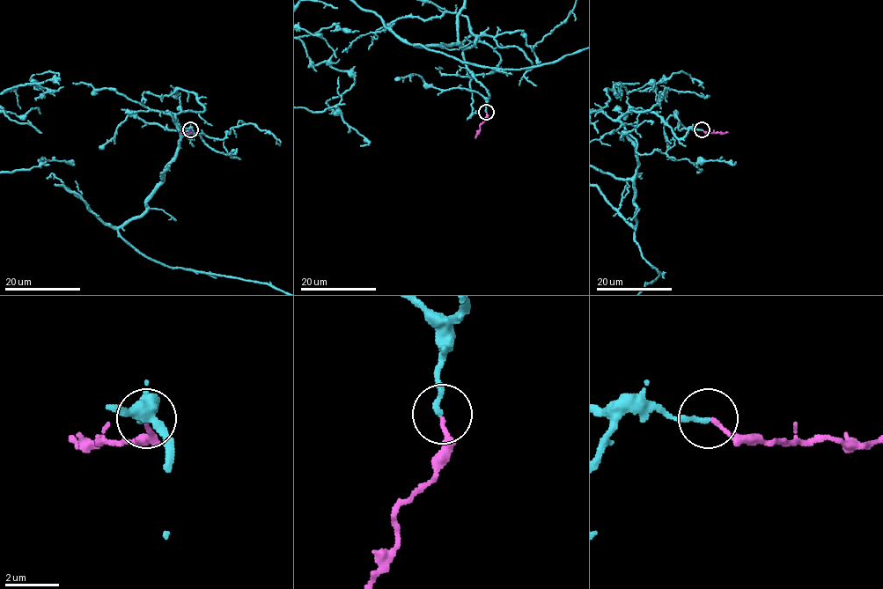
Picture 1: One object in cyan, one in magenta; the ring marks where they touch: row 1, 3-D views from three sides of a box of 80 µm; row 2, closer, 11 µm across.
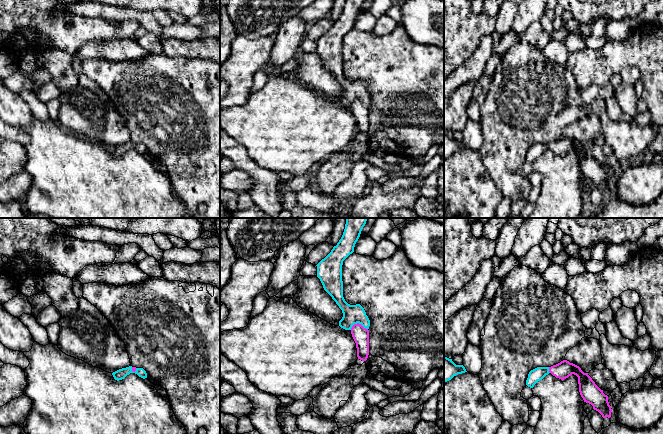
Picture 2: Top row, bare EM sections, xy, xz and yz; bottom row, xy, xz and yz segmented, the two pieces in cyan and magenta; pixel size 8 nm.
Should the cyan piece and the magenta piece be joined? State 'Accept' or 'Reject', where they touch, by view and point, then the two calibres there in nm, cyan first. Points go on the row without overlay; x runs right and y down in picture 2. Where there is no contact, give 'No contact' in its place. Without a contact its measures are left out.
Accept. Touches cyan at xz (359, 99). Thickness 160 nm (cyan) against 130 nm

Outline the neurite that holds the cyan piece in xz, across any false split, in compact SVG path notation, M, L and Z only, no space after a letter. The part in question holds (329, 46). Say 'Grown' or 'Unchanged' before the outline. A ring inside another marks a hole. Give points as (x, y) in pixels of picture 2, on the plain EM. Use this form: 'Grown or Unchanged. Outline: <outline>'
Grown. Outline: M345 0L343 11L331 28L317 42L317 53L324 66L342 86L343 93L339 102L350 106L356 119L357 133L366 137L369 131L370 96L360 80L350 81L343 73L342 41L343 37L354 28L365 0Z

